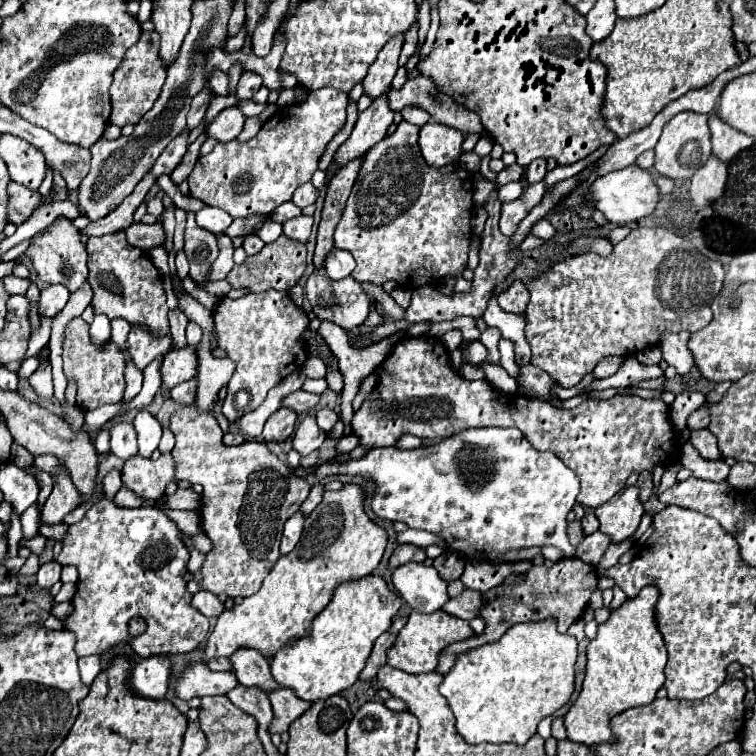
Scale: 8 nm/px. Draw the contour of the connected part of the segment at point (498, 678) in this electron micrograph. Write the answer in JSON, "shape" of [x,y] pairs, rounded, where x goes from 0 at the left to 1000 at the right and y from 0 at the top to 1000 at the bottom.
{"shape":[[[734,819],[710,824],[684,824],[660,848],[644,851],[615,864],[607,864],[597,888],[586,896],[581,917],[591,925],[607,972],[618,983],[697,983],[697,978],[710,967],[718,948],[731,946],[745,935],[761,911],[761,874],[763,874],[763,848],[750,837],[739,837]]]}

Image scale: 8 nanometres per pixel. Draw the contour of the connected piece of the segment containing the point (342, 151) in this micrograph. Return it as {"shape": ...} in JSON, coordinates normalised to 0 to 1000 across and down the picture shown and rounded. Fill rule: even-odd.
{"shape":[[[515,118],[507,128],[499,128],[496,134],[491,134],[491,139],[480,149],[475,149],[464,181],[443,202],[448,221],[485,202],[499,187],[507,184],[507,179],[512,179],[515,165],[521,161],[521,148],[515,144],[512,126],[515,126]]]}

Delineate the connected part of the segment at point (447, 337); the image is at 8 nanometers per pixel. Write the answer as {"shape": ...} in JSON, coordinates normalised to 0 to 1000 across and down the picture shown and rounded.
{"shape":[[[597,435],[583,446],[583,454],[589,456],[591,464],[602,464],[610,456],[610,451],[612,451],[612,443],[607,435]]]}

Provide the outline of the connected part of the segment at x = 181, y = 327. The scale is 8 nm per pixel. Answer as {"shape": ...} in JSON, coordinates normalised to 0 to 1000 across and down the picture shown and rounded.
{"shape":[[[239,409],[224,411],[224,425],[226,425],[226,446],[229,446],[229,462],[242,462],[245,451],[245,433],[250,427],[250,422],[242,417]]]}

